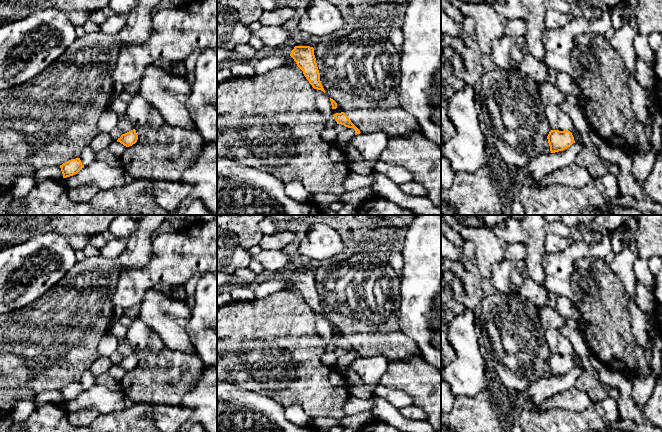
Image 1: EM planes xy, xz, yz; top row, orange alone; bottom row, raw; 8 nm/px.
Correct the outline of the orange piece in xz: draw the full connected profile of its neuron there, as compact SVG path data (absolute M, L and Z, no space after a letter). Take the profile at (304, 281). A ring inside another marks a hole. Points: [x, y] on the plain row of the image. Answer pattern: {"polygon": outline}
{"polygon": "M295 270L290 280L303 295L304 300L312 311L325 317L320 305L320 297L314 279L314 272L310 270Z"}

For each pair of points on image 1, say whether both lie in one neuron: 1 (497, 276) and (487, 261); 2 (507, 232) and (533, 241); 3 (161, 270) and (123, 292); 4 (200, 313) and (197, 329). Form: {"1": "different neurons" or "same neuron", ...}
{"1": "different neurons", "2": "different neurons", "3": "same neuron", "4": "same neuron"}

